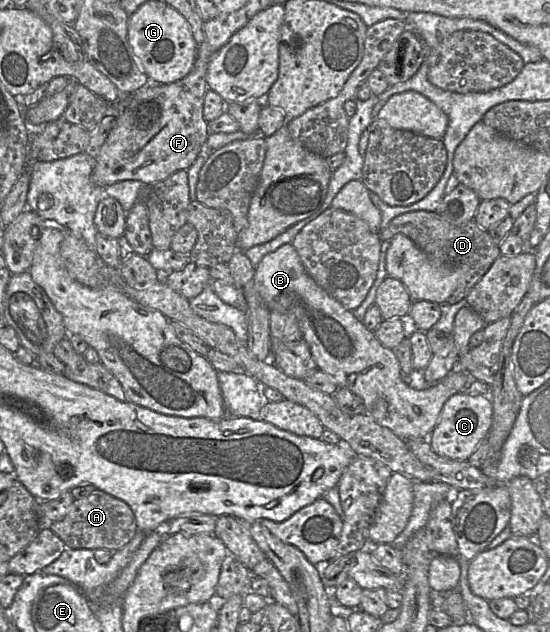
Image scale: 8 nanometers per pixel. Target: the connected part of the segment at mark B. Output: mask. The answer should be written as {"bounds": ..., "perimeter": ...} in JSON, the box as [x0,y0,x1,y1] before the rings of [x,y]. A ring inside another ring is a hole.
{"bounds":[254,244,477,441],"perimeter":[[[285,244],[265,255],[255,267],[254,282],[270,311],[296,317],[302,339],[308,344],[317,368],[331,377],[338,388],[347,388],[359,396],[364,402],[365,414],[403,441],[428,440],[445,402],[477,381],[466,371],[455,369],[427,389],[409,387],[402,379],[393,351],[382,346],[374,332],[367,330],[351,311],[313,280],[292,244]]]}

